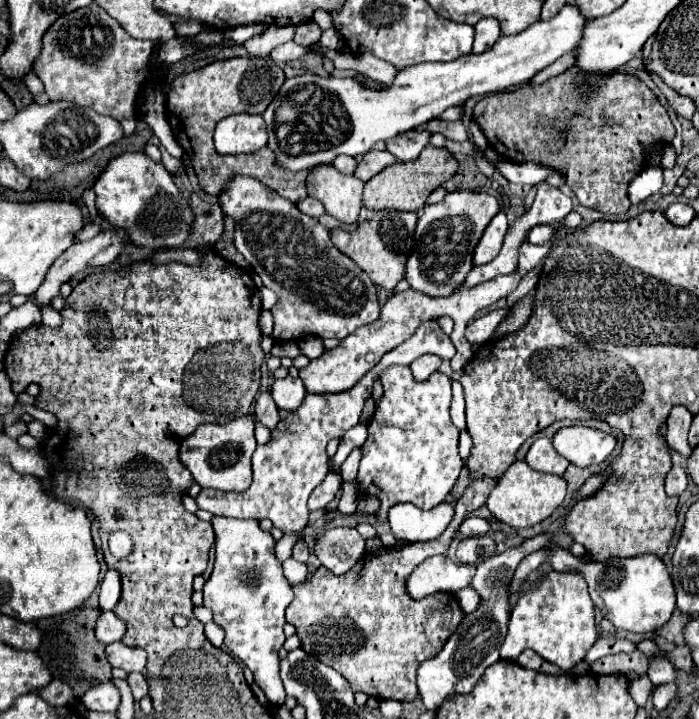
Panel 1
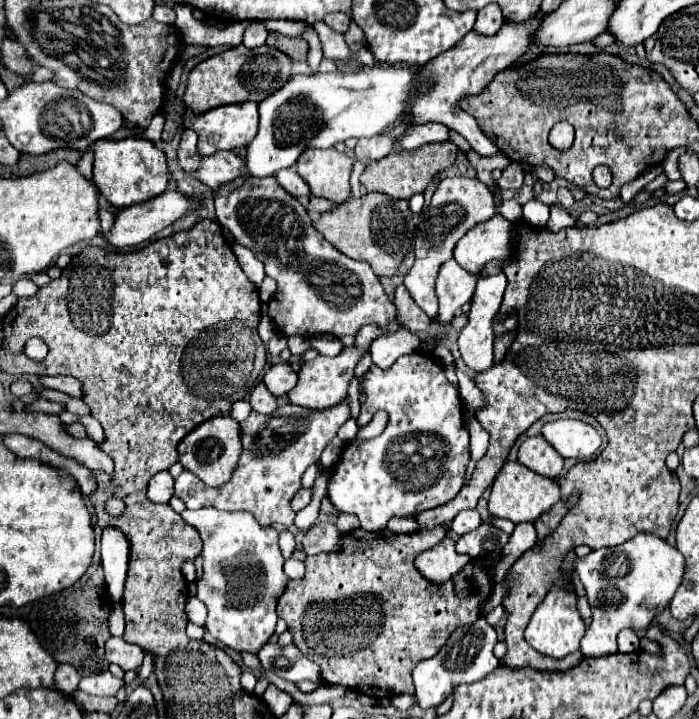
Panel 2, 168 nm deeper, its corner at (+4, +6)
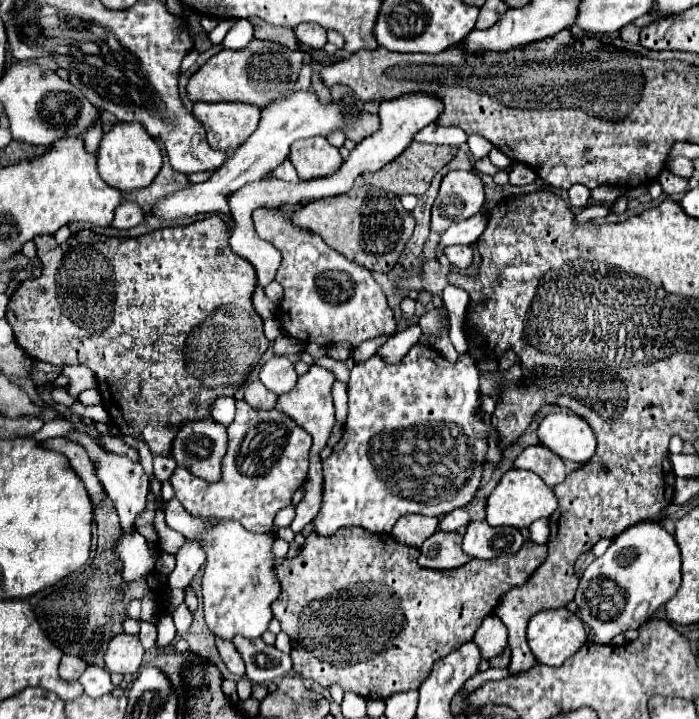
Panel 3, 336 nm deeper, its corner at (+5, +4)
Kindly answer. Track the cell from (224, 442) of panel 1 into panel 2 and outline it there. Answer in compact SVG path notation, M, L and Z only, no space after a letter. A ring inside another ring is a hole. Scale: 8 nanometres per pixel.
M216 416L186 434L180 444L178 444L178 454L180 454L180 464L196 474L206 486L222 486L232 480L232 474L238 466L242 452L242 434L240 434L240 424L230 418L230 416Z

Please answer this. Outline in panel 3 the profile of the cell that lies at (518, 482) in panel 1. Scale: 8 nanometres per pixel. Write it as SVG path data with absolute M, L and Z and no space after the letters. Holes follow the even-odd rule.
M509 470L503 474L501 482L495 486L487 500L487 522L489 526L515 526L523 528L539 518L549 518L557 510L557 500L553 490L533 472Z

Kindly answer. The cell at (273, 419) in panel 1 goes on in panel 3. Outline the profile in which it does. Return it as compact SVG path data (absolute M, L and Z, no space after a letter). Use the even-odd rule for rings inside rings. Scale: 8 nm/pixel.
M255 380L245 388L245 402L259 410L271 410L271 408L275 408L277 394L267 390L261 380Z

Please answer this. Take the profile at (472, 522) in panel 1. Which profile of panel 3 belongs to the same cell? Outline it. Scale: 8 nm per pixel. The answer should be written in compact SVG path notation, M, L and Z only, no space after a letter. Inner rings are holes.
M457 508L453 512L447 512L443 518L439 518L439 530L443 532L463 530L467 524L469 524L469 514L465 508Z

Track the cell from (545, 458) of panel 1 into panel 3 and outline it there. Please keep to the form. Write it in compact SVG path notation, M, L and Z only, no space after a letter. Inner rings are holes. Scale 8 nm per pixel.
M541 444L525 448L525 450L517 456L515 468L535 472L535 474L537 474L547 486L551 486L551 488L557 486L557 484L561 484L561 482L565 480L565 476L567 476L563 460L561 460L555 452L547 450L547 448L541 446Z

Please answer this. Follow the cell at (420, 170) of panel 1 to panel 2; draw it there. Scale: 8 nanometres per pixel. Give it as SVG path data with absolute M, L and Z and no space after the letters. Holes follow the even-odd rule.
M452 142L428 144L428 146L422 146L420 150L414 150L414 152L404 152L404 150L392 152L382 160L368 162L362 176L360 176L360 182L368 192L382 192L394 200L410 200L414 194L424 192L436 174L440 174L442 170L446 170L454 164L456 152L458 152L458 148Z

